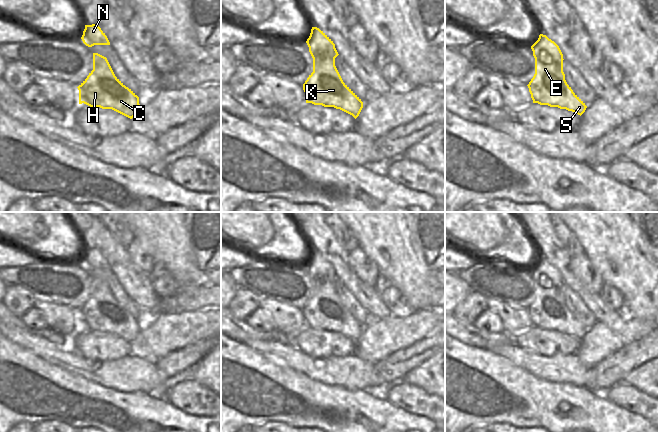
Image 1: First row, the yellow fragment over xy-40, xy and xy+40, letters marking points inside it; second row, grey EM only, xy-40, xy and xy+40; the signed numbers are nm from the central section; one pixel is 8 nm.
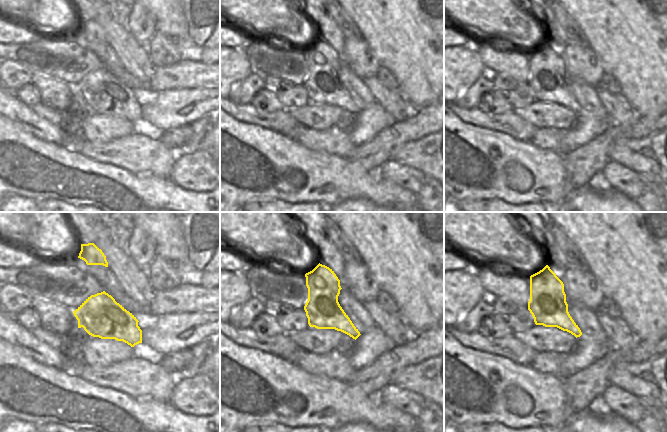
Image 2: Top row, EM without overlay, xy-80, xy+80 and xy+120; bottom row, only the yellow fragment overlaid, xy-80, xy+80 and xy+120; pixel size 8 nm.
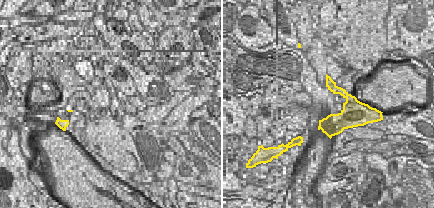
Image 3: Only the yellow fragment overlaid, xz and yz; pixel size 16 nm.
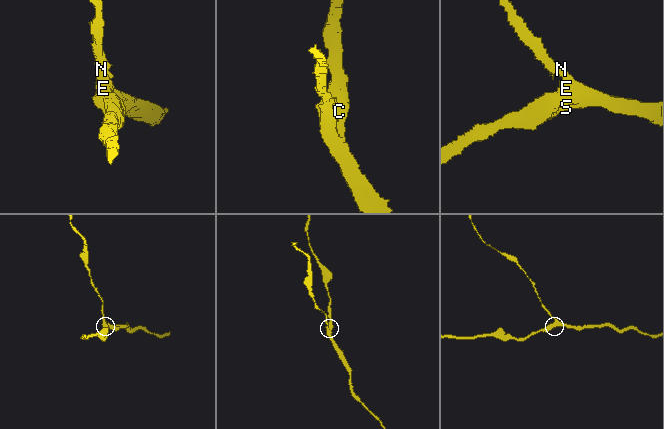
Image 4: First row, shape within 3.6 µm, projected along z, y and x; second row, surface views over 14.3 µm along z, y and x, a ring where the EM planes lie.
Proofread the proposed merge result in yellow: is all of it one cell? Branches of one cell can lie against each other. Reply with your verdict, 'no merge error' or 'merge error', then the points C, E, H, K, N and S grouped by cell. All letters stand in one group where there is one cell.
no merge error; C E H K N S

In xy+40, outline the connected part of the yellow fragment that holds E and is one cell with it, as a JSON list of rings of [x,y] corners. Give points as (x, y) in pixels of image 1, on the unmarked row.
[[[540,258],[531,273],[535,282],[535,298],[527,310],[533,327],[566,333],[581,340],[587,330],[565,304],[564,283],[559,270]]]

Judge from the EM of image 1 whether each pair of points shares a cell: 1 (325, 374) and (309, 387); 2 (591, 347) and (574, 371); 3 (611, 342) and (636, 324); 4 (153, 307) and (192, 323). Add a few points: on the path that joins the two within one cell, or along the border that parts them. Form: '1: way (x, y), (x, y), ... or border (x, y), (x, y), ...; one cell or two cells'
1: border (296, 370), (320, 382), (337, 384), (340, 387); two cells
2: border (575, 354), (588, 367); two cells
3: way (617, 340), (621, 339), (630, 330); one cell
4: border (160, 312), (143, 321); two cells

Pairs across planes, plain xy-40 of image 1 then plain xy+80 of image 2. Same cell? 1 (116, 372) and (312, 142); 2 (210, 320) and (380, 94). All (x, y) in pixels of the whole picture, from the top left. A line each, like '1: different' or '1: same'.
1: same
2: different

